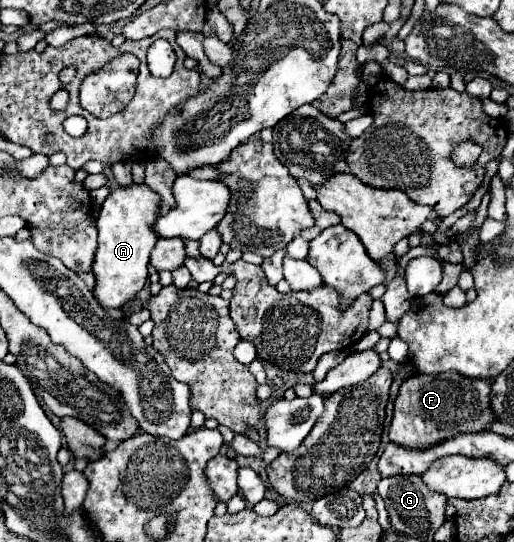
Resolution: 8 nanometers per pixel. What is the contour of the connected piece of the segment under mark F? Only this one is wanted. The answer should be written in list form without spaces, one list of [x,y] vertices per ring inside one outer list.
[[[414,374],[402,382],[400,392],[396,396],[394,418],[390,424],[390,440],[400,446],[420,448],[450,438],[452,434],[486,430],[488,424],[494,420],[492,410],[488,406],[488,394],[490,382],[464,378],[462,374]]]

